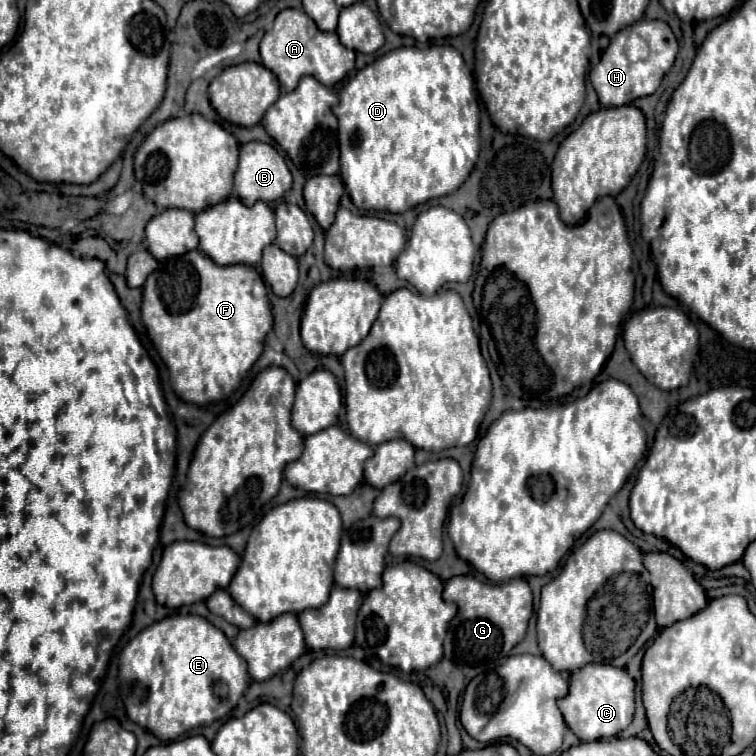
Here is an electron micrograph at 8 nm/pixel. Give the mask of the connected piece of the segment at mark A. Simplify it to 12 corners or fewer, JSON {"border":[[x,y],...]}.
{"border":[[300,9],[260,41],[262,65],[292,91],[304,75],[340,83],[354,51]]}

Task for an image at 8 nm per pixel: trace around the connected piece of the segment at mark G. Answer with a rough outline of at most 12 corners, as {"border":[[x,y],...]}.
{"border":[[526,579],[444,583],[444,657],[492,671],[526,635]]}

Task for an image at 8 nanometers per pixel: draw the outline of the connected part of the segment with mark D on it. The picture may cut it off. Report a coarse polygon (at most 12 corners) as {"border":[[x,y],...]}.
{"border":[[400,47],[340,91],[360,209],[454,193],[480,151],[454,47]]}

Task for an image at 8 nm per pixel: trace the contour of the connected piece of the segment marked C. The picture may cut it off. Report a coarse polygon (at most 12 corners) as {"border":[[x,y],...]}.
{"border":[[588,663],[558,699],[580,741],[614,737],[634,717],[626,669]]}

